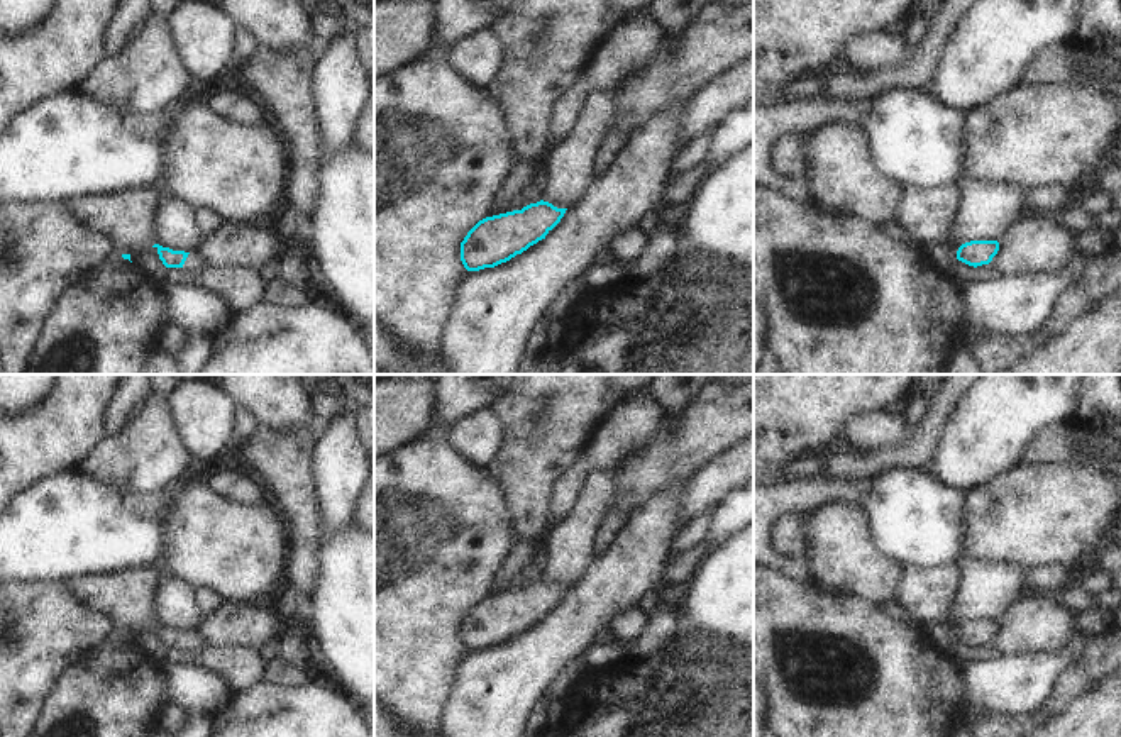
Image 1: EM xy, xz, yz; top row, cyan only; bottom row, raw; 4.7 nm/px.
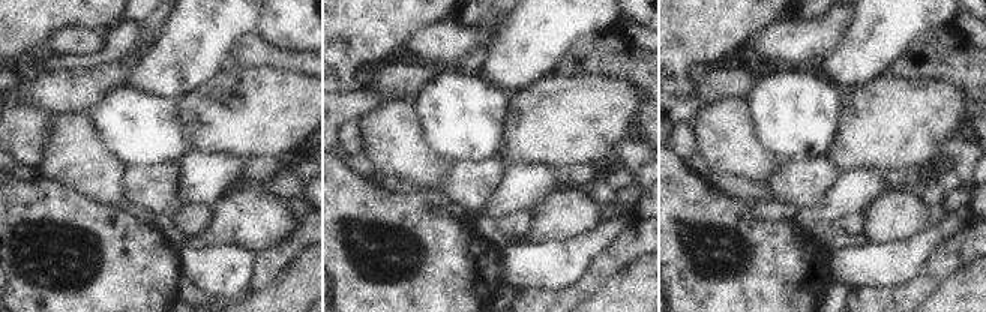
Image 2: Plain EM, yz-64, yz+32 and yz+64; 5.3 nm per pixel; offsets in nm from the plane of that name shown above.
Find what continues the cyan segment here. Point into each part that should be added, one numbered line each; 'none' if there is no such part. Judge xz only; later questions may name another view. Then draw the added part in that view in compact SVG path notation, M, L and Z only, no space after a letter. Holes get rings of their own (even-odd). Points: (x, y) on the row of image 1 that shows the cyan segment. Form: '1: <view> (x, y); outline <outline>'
none

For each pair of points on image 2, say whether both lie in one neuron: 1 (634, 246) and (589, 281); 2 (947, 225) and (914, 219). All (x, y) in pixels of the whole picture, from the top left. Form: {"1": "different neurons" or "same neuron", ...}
{"1": "same neuron", "2": "different neurons"}

